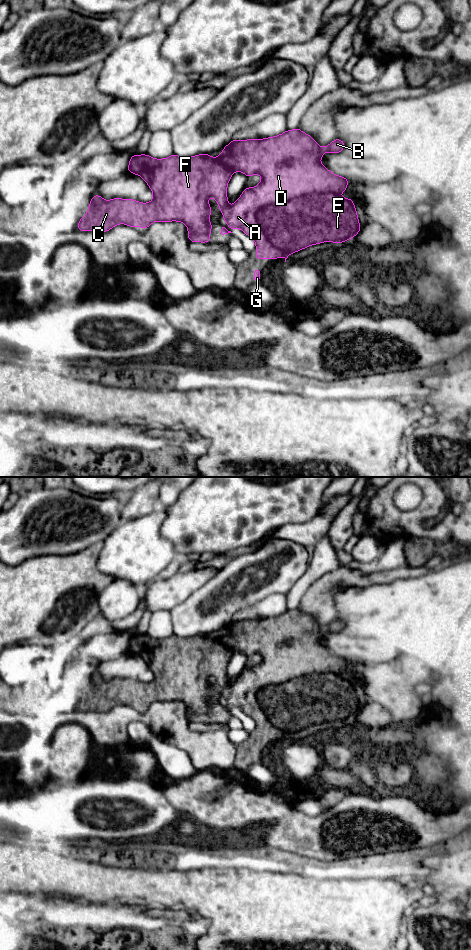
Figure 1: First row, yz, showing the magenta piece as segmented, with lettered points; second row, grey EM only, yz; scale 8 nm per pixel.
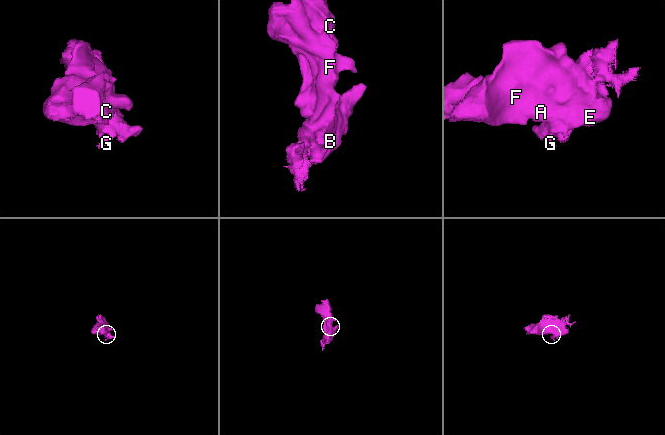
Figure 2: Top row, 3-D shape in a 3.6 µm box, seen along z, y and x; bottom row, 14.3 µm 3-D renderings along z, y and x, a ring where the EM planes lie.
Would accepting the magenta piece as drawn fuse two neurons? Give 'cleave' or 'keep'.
keep

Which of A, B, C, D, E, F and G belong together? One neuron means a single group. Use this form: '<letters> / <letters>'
A B C D E F G

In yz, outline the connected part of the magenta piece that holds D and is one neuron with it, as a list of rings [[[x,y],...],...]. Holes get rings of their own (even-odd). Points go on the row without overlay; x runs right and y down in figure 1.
[[[299,608],[287,610],[279,616],[265,619],[232,620],[217,637],[209,634],[200,634],[193,637],[180,637],[174,633],[165,639],[154,639],[147,634],[132,635],[129,641],[128,652],[141,656],[153,671],[153,680],[150,683],[140,683],[134,679],[113,678],[105,681],[100,675],[93,675],[89,689],[77,705],[80,711],[107,712],[112,707],[123,703],[132,708],[146,709],[155,701],[179,701],[188,708],[190,722],[208,723],[213,704],[208,701],[212,689],[208,678],[214,677],[221,693],[234,711],[242,709],[246,715],[256,722],[256,739],[278,739],[284,737],[285,742],[291,733],[300,731],[308,726],[322,722],[336,722],[341,724],[356,716],[361,709],[353,679],[346,679],[339,674],[346,671],[348,658],[330,652],[320,643],[324,632],[341,633],[345,623],[335,619],[326,627],[320,627],[314,618],[302,612]],[[235,651],[244,653],[248,658],[253,654],[262,657],[261,663],[250,669],[248,665],[242,675],[232,685],[228,685],[227,664]]]

